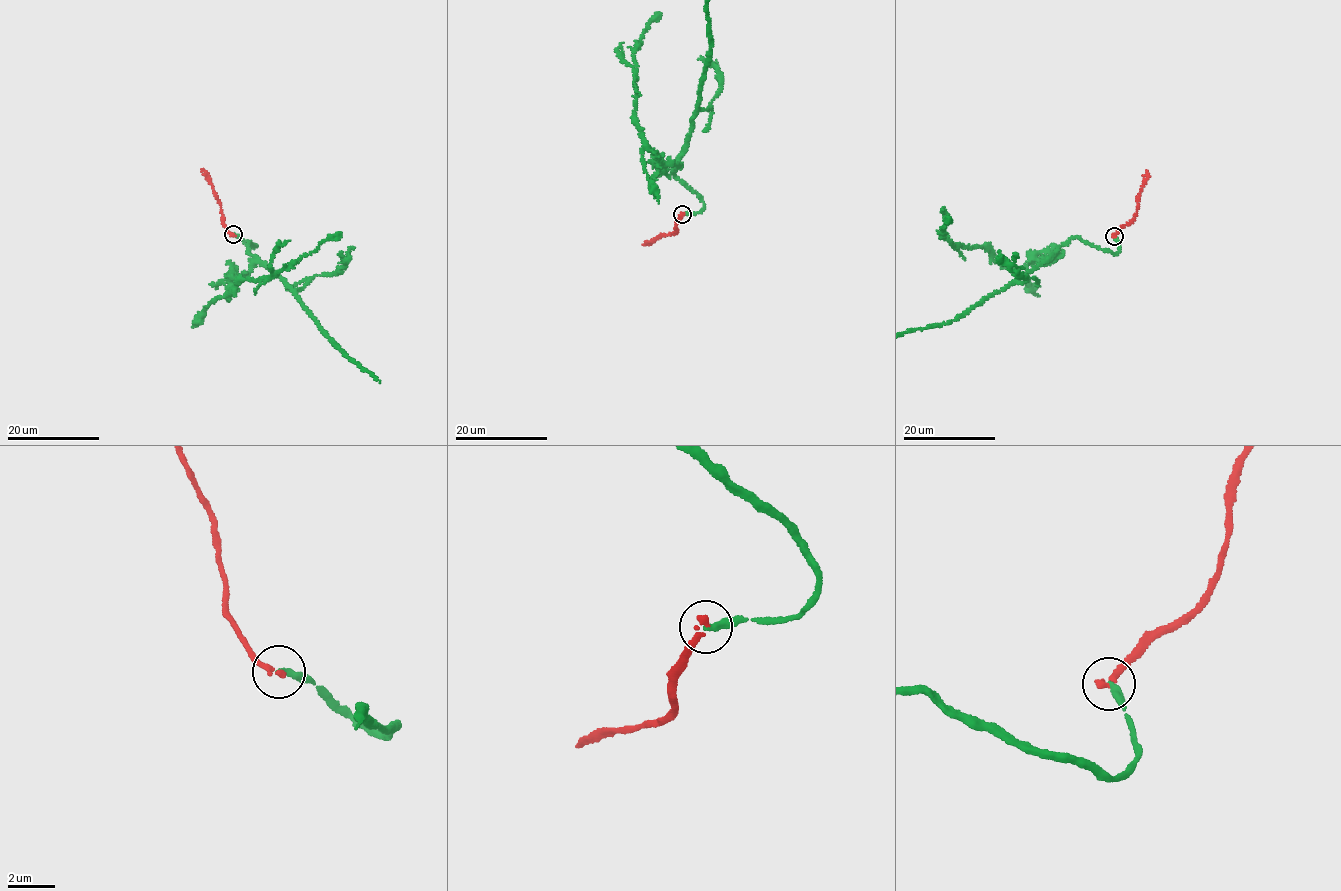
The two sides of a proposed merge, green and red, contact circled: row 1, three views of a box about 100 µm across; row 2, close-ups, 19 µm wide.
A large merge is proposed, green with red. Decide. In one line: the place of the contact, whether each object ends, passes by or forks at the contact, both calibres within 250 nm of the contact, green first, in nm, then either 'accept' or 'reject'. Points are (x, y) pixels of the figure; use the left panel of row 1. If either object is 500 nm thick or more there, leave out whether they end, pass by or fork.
at (233, 234); green ends there; red ends there; 280 nm thick on the green side, 240 nm on the other; reject

